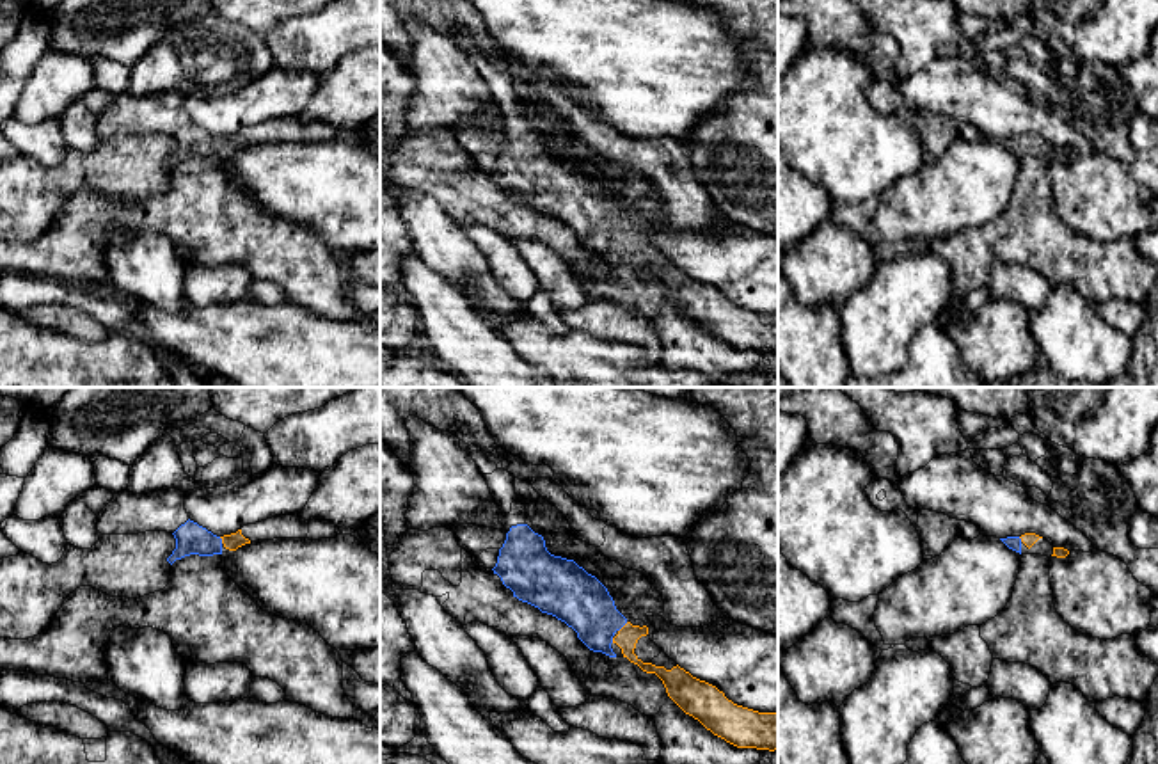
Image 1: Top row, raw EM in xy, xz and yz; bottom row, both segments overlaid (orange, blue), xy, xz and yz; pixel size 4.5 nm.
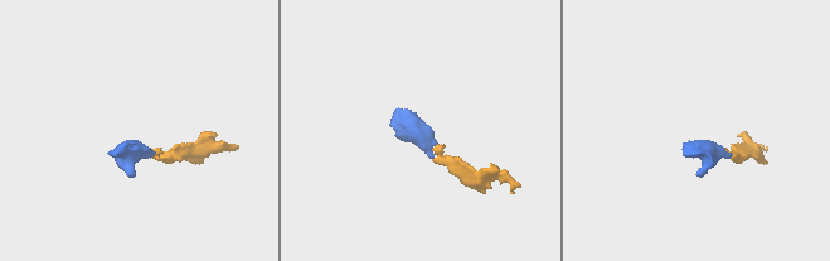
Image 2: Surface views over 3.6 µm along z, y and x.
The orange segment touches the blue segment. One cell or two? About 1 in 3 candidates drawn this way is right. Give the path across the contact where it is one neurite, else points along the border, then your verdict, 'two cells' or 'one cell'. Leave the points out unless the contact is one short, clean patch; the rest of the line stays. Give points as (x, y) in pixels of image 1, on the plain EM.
one cell

